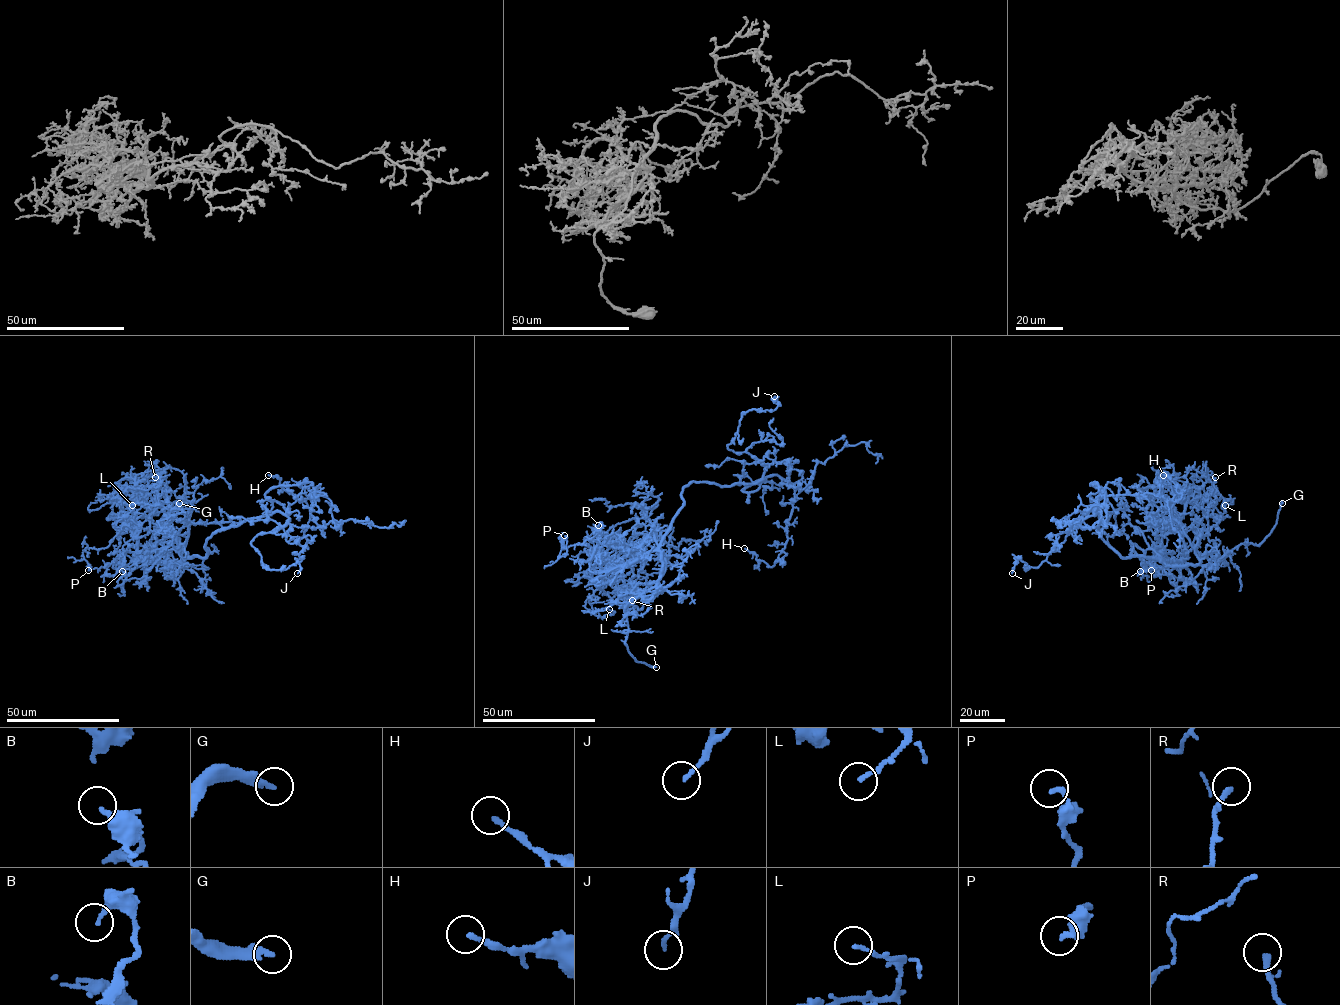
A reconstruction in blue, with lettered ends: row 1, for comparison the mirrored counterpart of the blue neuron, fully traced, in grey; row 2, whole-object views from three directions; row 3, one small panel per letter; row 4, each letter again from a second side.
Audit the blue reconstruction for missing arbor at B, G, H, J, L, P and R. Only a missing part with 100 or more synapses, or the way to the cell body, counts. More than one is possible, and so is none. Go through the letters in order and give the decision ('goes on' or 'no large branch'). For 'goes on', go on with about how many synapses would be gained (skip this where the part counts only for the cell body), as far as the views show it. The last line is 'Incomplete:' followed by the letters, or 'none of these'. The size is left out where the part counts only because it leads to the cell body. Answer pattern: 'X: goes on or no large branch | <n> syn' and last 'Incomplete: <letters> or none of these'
B: no large branch
G: goes on
H: no large branch
J: no large branch
L: no large branch
P: no large branch
R: no large branch
Incomplete: G

